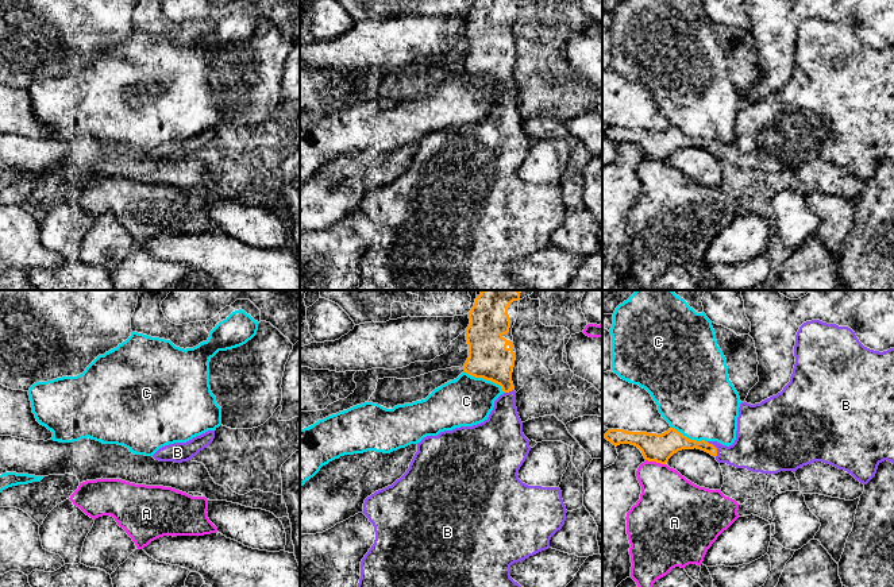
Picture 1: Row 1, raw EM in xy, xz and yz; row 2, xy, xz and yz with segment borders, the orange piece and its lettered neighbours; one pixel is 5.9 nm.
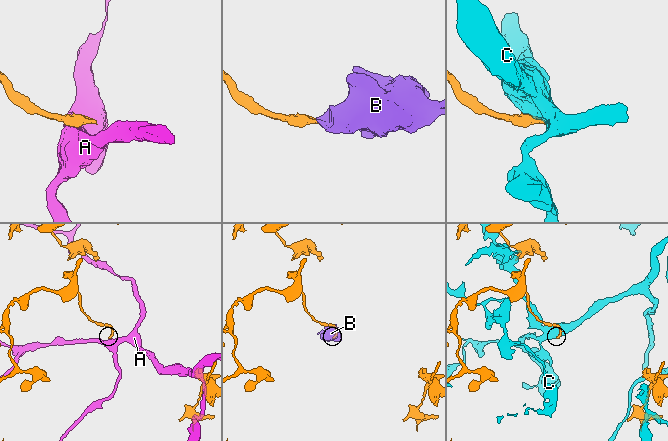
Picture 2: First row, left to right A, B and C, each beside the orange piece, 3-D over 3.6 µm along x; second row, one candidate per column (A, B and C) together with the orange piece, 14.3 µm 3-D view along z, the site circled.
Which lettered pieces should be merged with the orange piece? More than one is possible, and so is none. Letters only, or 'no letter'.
B

